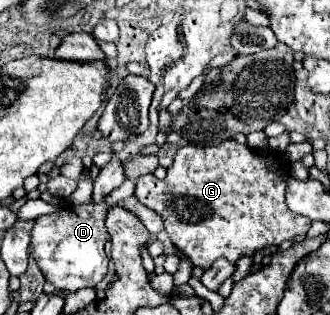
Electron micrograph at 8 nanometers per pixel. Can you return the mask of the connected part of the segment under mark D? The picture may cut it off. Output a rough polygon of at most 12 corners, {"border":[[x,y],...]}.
{"border":[[125,180],[101,202],[35,218],[29,252],[63,292],[93,288],[109,258],[105,216],[121,206],[153,234],[161,216]]}

